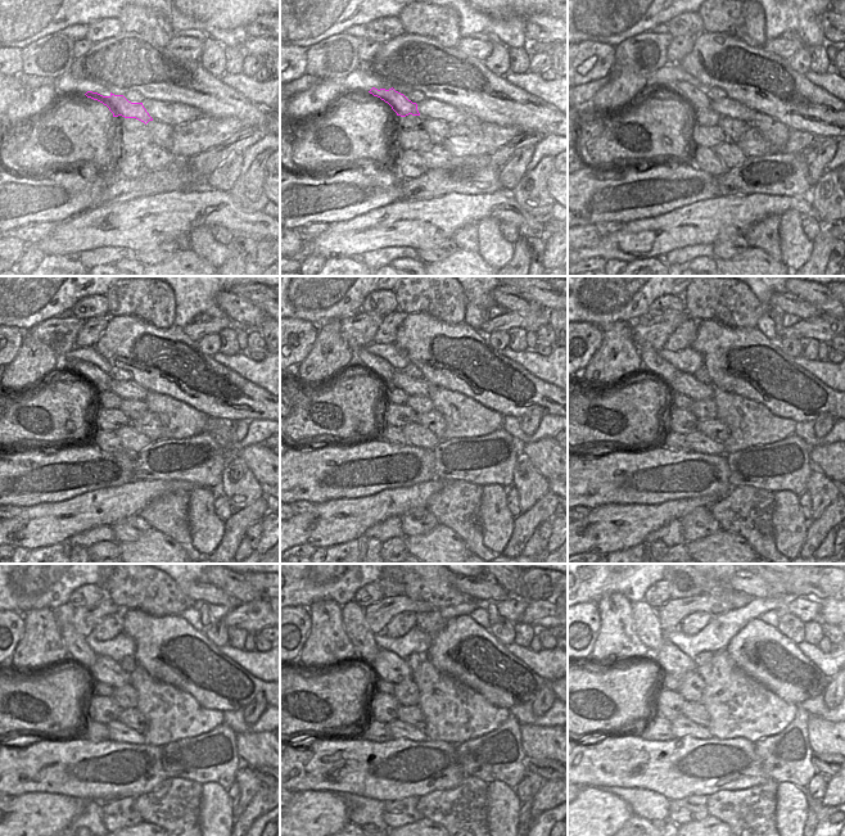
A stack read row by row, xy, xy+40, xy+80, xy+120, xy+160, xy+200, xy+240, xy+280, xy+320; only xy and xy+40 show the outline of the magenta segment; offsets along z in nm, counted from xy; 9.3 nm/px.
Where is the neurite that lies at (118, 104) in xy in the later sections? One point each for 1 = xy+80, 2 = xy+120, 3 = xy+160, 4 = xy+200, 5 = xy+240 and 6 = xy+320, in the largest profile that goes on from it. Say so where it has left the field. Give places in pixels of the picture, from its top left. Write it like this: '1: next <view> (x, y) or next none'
1: next xy+80 (681, 94)
2: next xy+120 (105, 380)
3: next xy+160 (367, 364)
4: next xy+200 (651, 361)
5: next xy+240 (77, 649)
6: next xy+320 (646, 626)

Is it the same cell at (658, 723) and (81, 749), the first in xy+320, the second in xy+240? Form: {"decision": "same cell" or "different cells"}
{"decision": "different cells"}

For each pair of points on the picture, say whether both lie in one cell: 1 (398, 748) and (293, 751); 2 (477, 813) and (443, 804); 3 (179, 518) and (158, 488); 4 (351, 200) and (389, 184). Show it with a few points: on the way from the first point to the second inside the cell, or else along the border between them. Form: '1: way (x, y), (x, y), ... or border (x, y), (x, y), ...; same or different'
1: way (373, 753), (319, 754); same
2: way (469, 813), (451, 808); same
3: border (168, 482), (165, 492), (153, 498), (139, 513); different
4: way (360, 194), (380, 189); same

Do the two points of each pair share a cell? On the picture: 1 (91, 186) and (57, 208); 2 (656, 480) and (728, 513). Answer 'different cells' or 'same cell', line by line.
1: same cell
2: different cells

